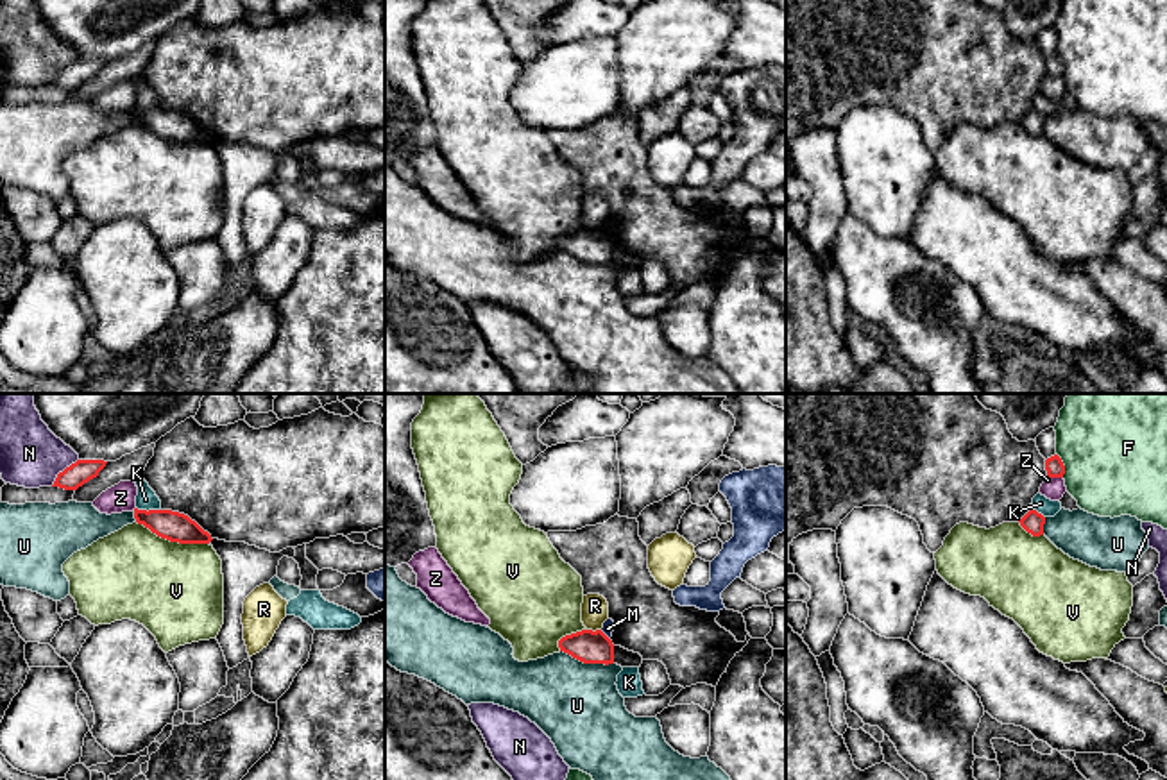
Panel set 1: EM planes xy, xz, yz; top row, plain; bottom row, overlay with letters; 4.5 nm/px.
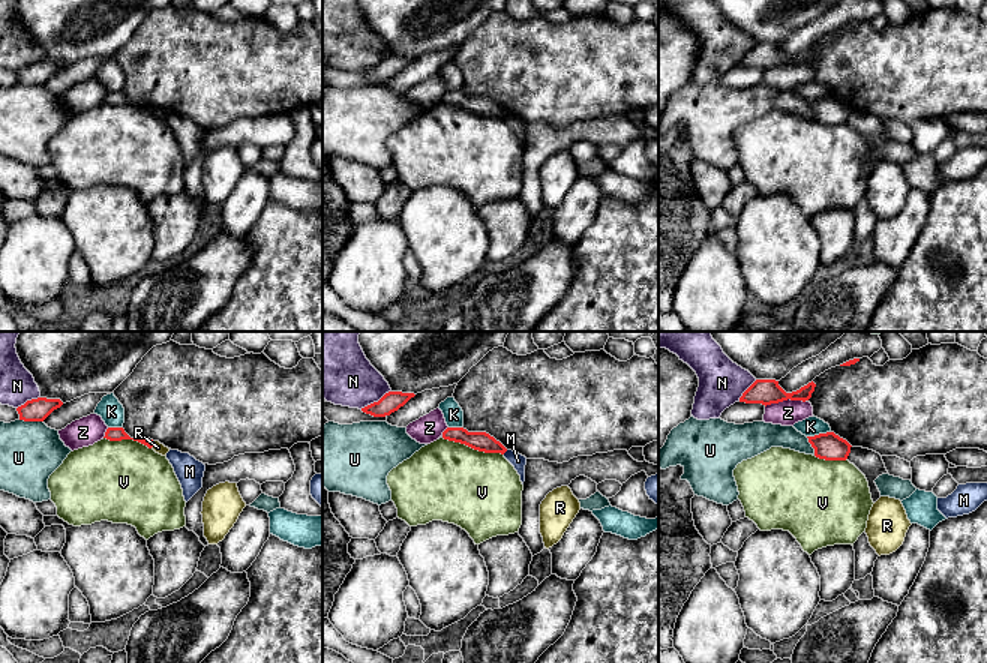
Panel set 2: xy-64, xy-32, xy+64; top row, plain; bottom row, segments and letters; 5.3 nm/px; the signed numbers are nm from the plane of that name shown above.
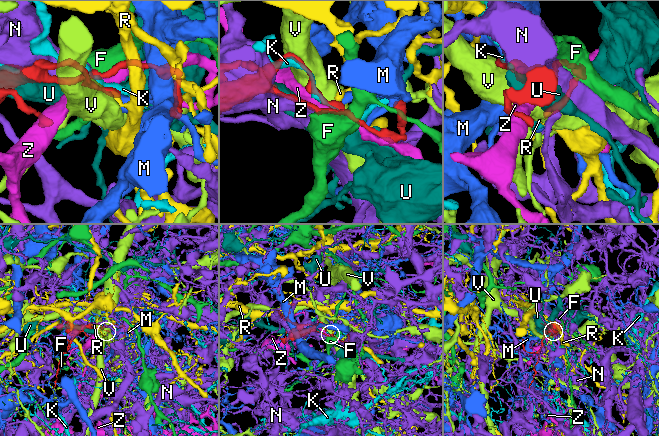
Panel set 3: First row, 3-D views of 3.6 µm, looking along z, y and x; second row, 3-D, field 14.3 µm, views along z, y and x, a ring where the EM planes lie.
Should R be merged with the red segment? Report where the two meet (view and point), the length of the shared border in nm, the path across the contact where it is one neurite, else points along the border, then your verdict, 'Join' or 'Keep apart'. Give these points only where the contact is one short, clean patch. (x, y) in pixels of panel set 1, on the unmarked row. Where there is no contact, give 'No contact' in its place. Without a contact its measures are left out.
Touches red at xz (596, 229). Shared border 60 nm. Boundary: xz (587, 228), (600, 229). Keep apart

